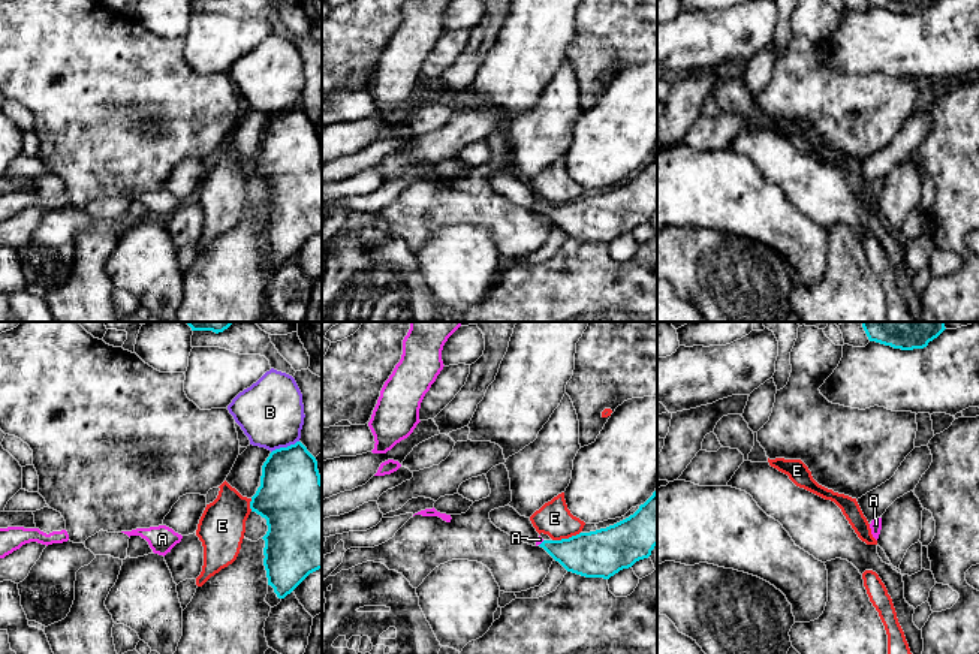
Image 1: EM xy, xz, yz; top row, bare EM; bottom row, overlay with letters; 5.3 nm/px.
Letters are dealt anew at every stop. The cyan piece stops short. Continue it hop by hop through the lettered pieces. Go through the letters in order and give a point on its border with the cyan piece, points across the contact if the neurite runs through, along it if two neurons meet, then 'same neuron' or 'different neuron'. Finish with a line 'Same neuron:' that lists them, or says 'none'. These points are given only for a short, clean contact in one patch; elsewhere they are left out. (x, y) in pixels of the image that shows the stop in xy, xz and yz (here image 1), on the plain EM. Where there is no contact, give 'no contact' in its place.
A: meets cyan in xz at (541, 208); runs through xz (586, 219), (572, 219), (541, 208), (539, 204); same neuron
B: meets cyan in xy at (285, 112); different neuron
E: meets cyan in xz at (566, 204); different neuron
Same neuron: A

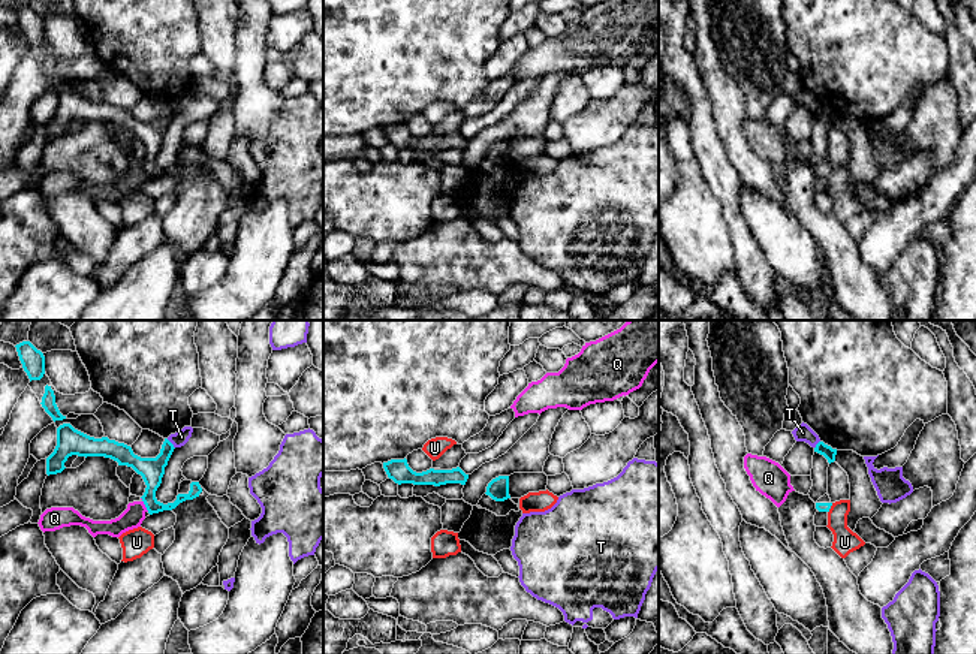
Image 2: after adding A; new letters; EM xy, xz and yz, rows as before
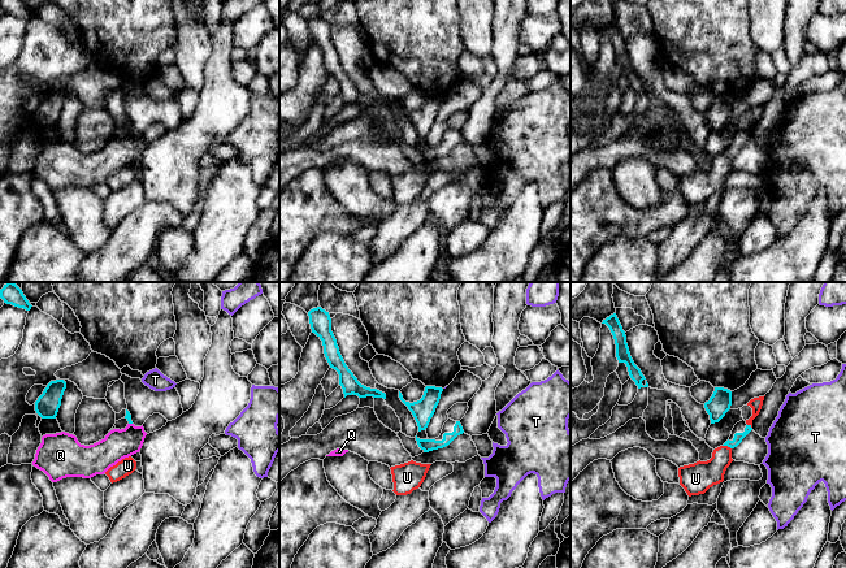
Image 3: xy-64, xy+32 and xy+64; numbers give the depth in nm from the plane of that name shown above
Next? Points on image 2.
Q: meets cyan in xy at (144, 168); different neuron
T: meets cyan in xy at (171, 108); border along xy (166, 104), (174, 112); different neuron
U: meets cyan in yz at (830, 172); different neuron
Same neuron: none

